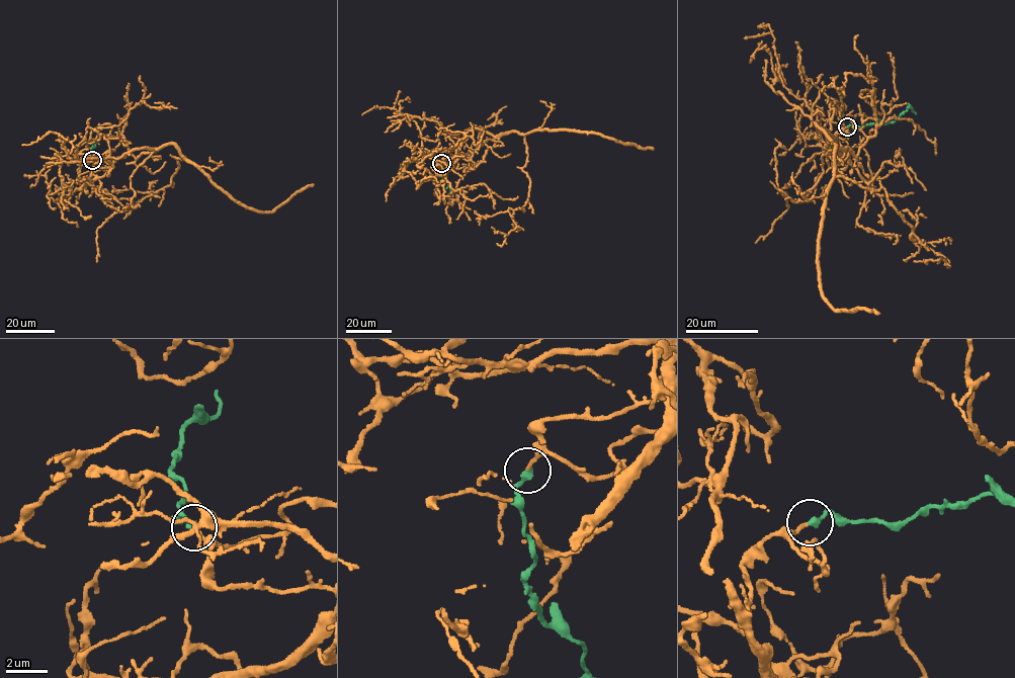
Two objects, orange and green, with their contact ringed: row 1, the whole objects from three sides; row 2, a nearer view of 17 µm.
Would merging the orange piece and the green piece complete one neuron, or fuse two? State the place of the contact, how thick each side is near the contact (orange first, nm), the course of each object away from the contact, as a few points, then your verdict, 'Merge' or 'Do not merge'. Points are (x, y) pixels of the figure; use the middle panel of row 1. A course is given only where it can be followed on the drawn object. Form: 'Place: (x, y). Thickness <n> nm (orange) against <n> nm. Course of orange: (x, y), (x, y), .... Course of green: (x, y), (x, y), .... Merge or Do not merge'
Place: (441, 163). Thickness 170 nm (orange) against 340 nm. Course of orange: (442, 163), (467, 131), (524, 136), (529, 195), (508, 209), (516, 227), (508, 235), (491, 227). Course of green: (442, 163), (442, 179), (450, 187), (446, 198). Merge

